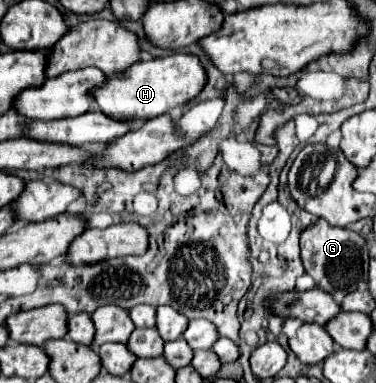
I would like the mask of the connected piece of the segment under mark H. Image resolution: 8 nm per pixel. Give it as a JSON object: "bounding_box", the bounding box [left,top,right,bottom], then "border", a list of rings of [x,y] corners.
{"bounding_box":[93,53,207,119],"border":[[[173,53],[167,57],[157,57],[151,61],[139,61],[129,71],[121,71],[109,77],[105,87],[93,91],[95,109],[105,111],[115,119],[153,119],[165,115],[167,111],[189,103],[197,97],[207,83],[207,73],[197,55]]]}

